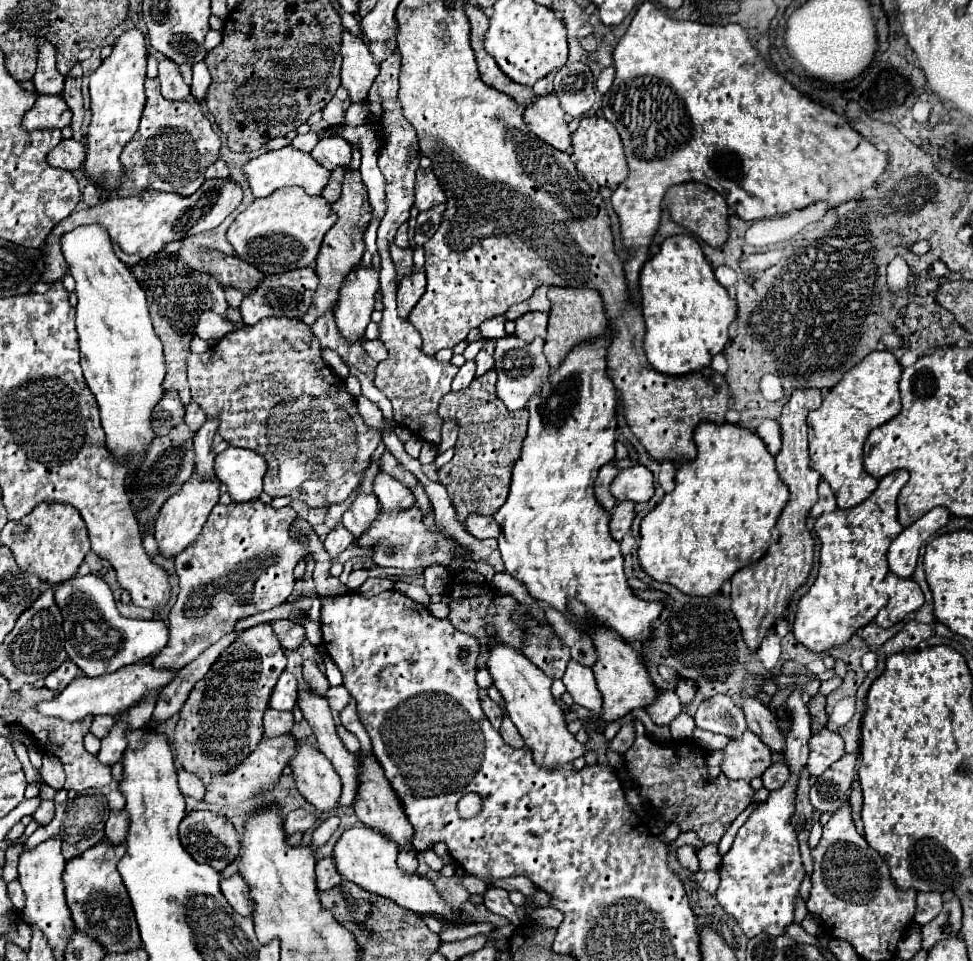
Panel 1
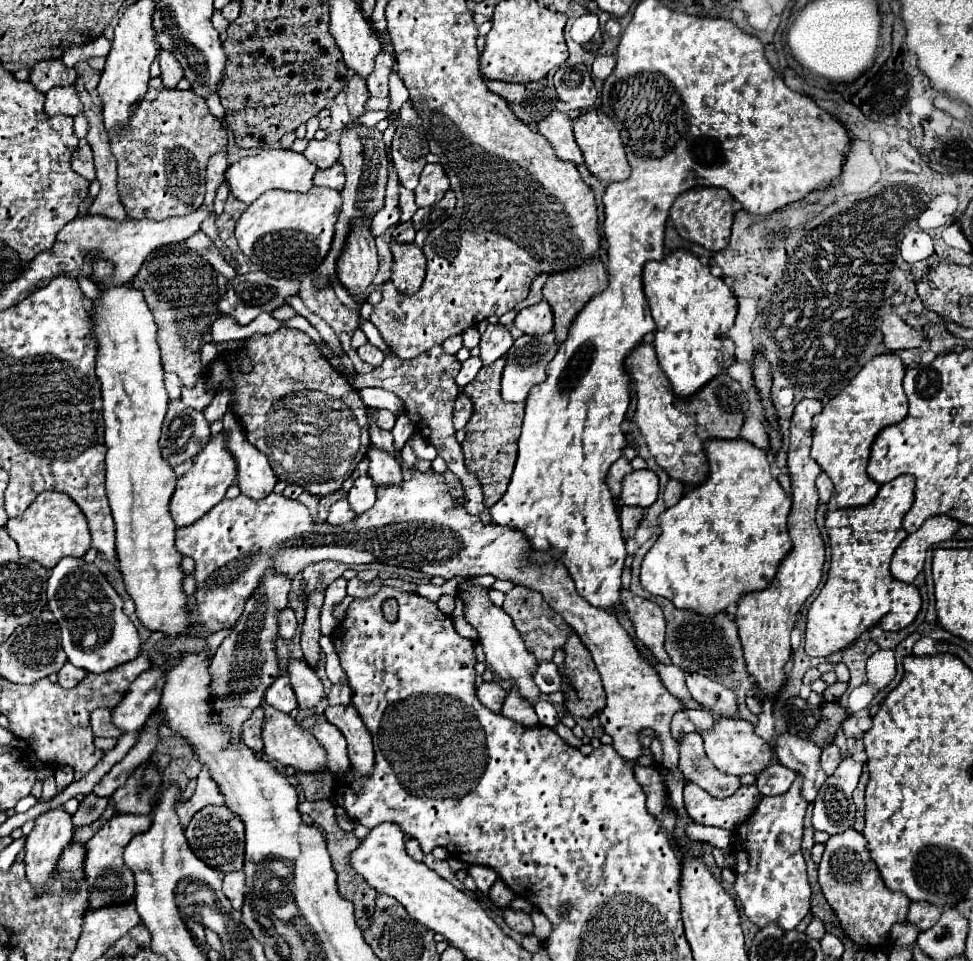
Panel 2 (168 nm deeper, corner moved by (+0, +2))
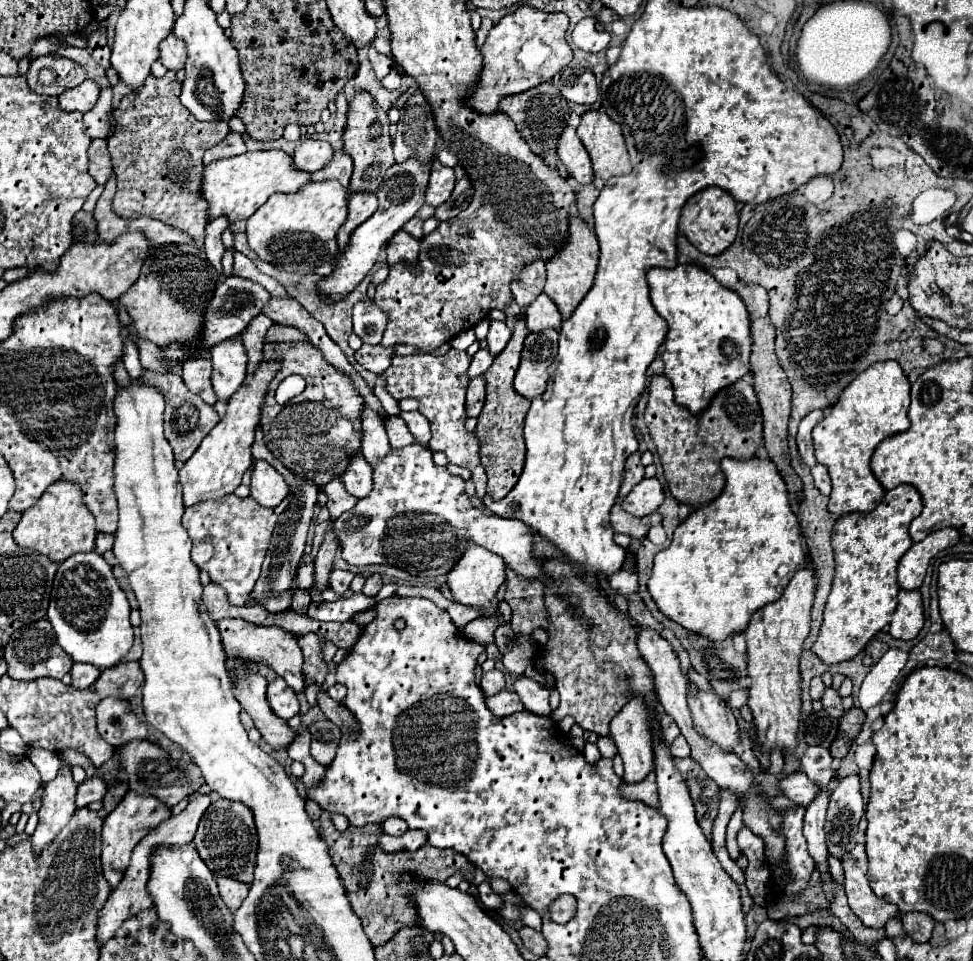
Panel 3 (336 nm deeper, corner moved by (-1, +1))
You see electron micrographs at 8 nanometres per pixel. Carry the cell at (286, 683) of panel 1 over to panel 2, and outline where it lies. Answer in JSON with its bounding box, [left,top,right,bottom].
[265,676,297,714]

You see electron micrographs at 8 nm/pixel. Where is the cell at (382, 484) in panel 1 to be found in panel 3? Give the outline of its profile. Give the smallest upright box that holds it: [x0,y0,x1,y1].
[362,407,392,465]

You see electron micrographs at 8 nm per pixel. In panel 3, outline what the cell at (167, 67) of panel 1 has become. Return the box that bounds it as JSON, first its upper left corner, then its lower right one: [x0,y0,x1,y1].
[160,33,186,71]

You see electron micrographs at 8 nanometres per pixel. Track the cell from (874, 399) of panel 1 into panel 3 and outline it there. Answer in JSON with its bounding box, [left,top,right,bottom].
[812,361,910,517]

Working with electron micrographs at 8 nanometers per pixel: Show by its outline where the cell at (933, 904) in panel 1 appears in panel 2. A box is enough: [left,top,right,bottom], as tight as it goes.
[907,902,941,932]

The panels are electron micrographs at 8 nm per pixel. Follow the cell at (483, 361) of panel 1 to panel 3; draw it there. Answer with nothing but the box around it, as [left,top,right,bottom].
[486,321,512,357]

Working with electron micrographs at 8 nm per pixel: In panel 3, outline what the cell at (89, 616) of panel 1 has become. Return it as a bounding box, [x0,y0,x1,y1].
[48,553,134,669]

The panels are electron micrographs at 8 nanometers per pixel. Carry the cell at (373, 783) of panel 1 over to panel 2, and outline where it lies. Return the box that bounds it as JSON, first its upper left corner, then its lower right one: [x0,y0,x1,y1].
[325,704,375,774]

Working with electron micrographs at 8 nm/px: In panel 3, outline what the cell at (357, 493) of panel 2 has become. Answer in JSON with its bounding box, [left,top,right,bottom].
[340,455,372,499]

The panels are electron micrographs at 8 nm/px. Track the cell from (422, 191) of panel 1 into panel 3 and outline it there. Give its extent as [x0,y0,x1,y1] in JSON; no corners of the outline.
[426,159,454,207]

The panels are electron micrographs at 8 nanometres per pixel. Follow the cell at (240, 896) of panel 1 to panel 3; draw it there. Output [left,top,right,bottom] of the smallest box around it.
[216,877,248,911]

